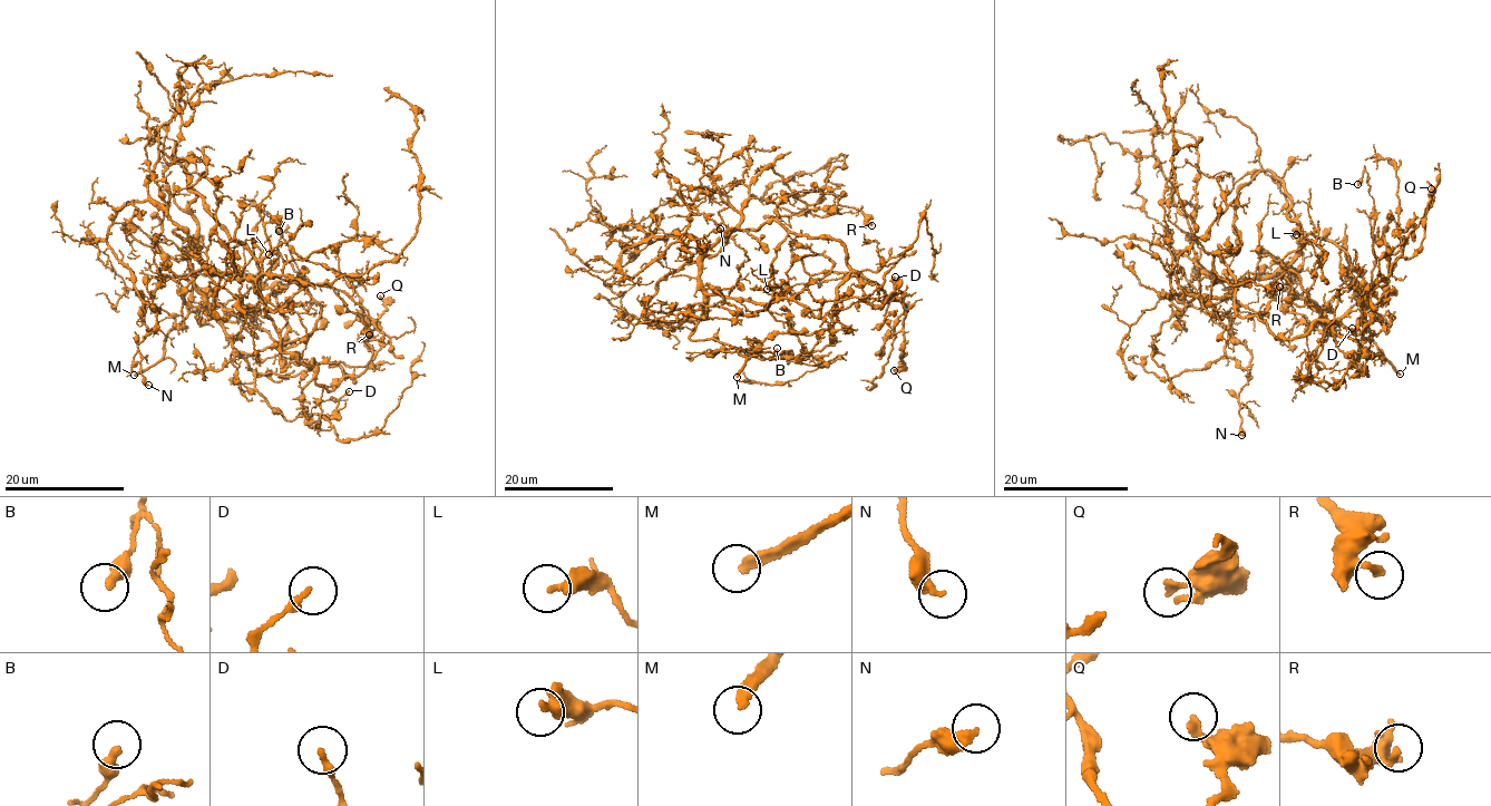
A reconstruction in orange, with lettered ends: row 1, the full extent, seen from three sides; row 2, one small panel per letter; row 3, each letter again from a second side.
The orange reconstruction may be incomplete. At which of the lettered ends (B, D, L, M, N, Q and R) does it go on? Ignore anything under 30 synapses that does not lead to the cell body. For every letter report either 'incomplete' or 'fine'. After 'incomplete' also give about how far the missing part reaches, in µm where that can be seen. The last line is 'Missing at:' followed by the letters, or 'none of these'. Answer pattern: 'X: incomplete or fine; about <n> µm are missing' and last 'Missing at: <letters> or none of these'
B: fine
D: fine
L: fine
M: incomplete; about 80 µm are missing
N: fine
Q: fine
R: fine
Missing at: M

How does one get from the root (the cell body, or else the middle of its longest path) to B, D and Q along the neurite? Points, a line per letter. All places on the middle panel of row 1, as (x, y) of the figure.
B: (703, 287), (704, 310), (689, 338), (713, 339), (753, 352), (786, 351), (790, 356), (775, 360), (777, 348)
D: (703, 287), (788, 298), (816, 317), (869, 295), (866, 283), (882, 306), (895, 277)
Q: (703, 287), (709, 293), (760, 303), (788, 298), (821, 318), (871, 298), (900, 301), (903, 365), (894, 370)

